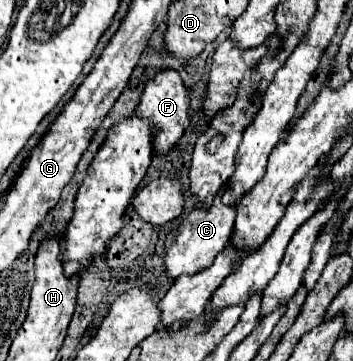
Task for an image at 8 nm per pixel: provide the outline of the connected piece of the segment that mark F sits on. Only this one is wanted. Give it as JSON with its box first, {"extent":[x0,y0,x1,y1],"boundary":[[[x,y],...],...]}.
{"extent":[136,68,190,154],"boundary":[[[164,68],[164,70],[156,72],[146,82],[136,112],[138,112],[138,116],[144,116],[144,118],[148,118],[152,122],[154,152],[158,152],[158,154],[168,152],[178,142],[178,138],[184,134],[186,126],[190,124],[188,106],[190,106],[190,96],[188,96],[188,90],[184,90],[184,82],[180,80],[180,74],[176,70]]]}

